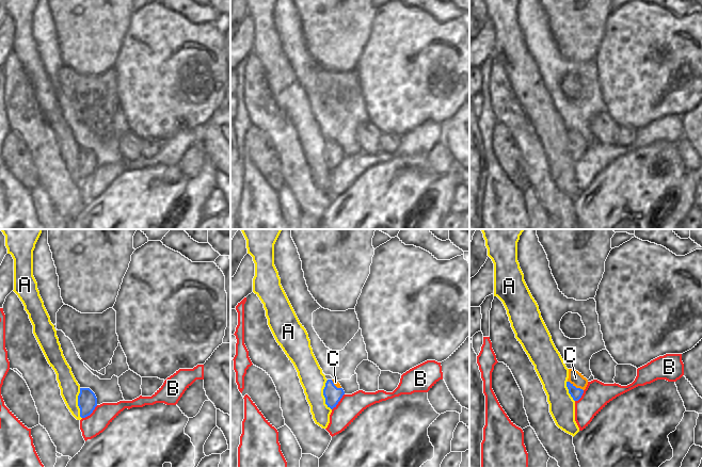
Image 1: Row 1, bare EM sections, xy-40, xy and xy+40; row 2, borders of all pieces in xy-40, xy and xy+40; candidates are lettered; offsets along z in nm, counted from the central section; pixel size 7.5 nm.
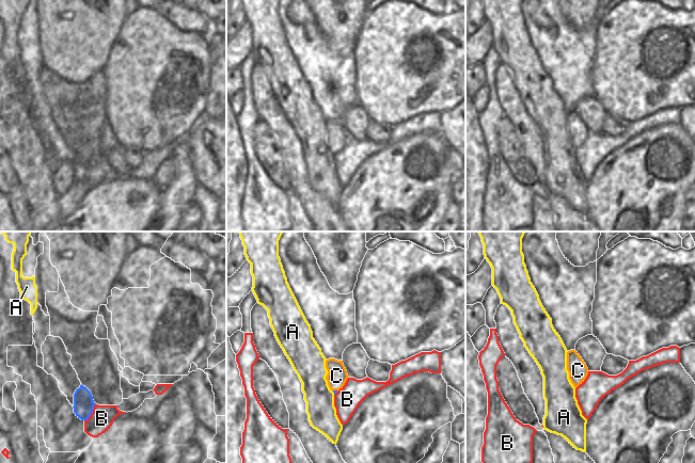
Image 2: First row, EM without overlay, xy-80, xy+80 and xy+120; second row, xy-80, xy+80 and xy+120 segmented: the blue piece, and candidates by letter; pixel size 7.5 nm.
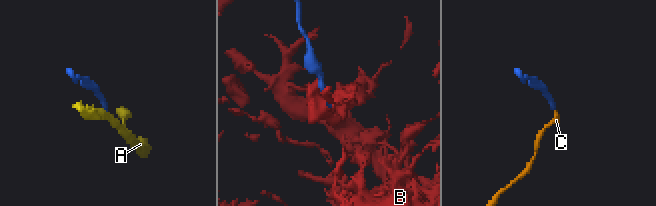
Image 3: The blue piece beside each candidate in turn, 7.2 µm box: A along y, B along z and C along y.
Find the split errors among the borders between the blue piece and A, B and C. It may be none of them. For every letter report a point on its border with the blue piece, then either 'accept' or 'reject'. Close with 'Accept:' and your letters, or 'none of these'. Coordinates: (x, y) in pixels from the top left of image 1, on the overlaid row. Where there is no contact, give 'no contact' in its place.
A: contact xy (323, 394); reject
B: contact xy-40 (90, 414); reject
C: contact xy+40 (574, 386); reject
Accept: none of these

